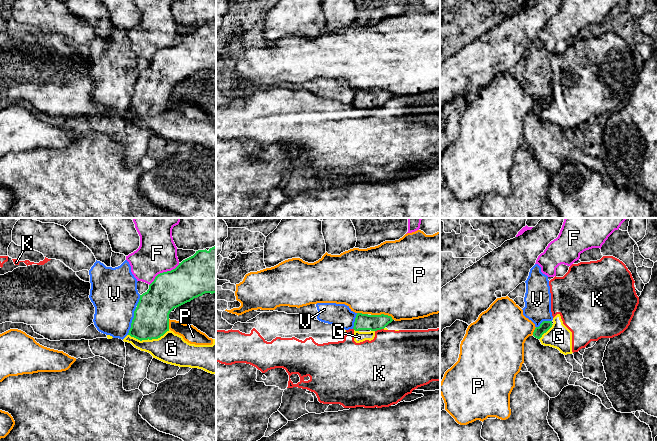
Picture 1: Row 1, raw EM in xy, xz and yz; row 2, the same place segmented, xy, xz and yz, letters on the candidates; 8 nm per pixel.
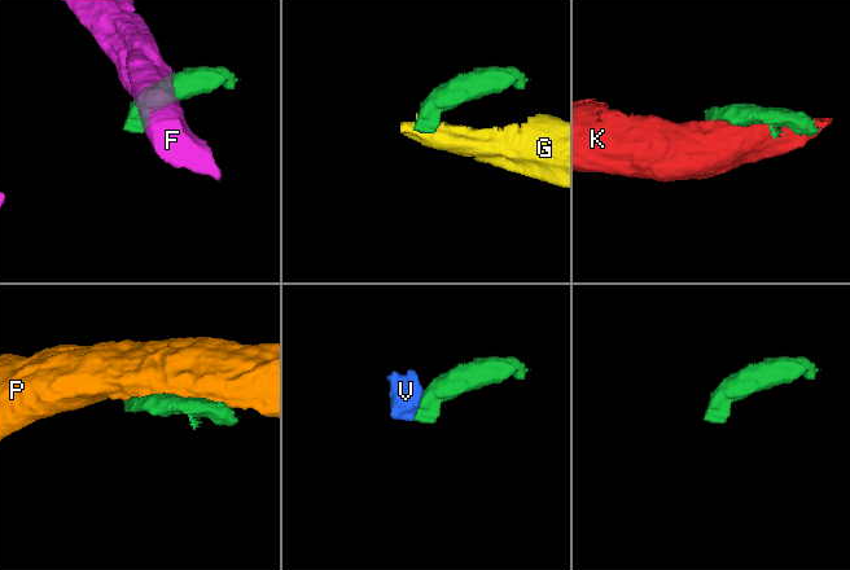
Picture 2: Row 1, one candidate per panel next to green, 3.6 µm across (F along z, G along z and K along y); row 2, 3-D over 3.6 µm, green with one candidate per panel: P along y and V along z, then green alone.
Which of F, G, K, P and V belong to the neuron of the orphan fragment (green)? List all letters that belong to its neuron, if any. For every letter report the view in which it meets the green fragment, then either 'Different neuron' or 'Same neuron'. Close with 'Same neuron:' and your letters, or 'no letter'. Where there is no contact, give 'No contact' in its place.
F: Touches green in xy. Different neuron
G: Touches green in xy. Different neuron
K: Touches green in xz. Different neuron
P: Touches green in xz. Different neuron
V: Touches green in xy. Different neuron
Same neuron: no letter

